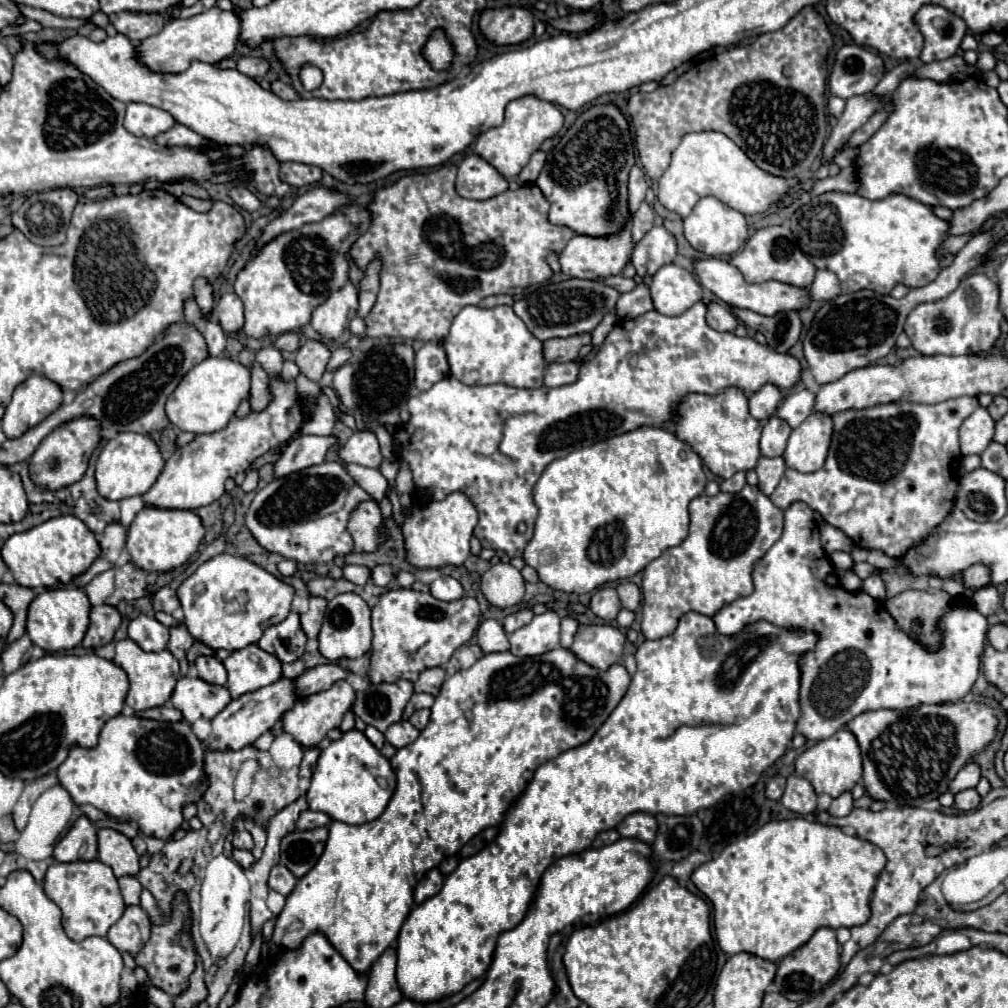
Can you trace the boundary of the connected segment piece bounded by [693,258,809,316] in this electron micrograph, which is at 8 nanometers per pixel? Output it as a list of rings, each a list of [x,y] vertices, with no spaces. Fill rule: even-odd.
[[[695,258],[693,260],[693,270],[699,280],[699,284],[707,290],[711,290],[719,300],[725,304],[737,306],[737,308],[747,308],[763,316],[773,316],[783,310],[801,310],[809,304],[809,294],[803,288],[795,288],[789,284],[781,282],[763,282],[763,284],[749,284],[743,280],[741,272],[727,260],[721,258]]]

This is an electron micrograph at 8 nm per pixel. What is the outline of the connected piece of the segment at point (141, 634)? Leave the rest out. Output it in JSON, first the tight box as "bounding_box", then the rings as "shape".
{"bounding_box":[129,614,169,650],"shape":[[[141,614],[129,624],[129,638],[137,642],[143,650],[165,650],[169,642],[169,628],[157,622],[151,614]]]}

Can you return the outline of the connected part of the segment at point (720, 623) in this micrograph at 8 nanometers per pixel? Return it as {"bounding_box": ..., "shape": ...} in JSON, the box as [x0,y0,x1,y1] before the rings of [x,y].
{"bounding_box":[713,502,989,740],"shape":[[[795,502],[785,512],[789,512],[789,520],[785,518],[781,538],[755,564],[755,592],[747,598],[739,598],[723,606],[713,616],[713,622],[717,632],[725,636],[733,636],[741,632],[747,624],[753,624],[757,620],[767,620],[785,630],[801,630],[817,636],[815,648],[799,656],[801,718],[797,722],[797,730],[807,740],[825,740],[831,738],[839,728],[845,728],[849,720],[867,710],[905,710],[919,704],[945,704],[959,702],[961,698],[965,698],[979,676],[981,652],[985,648],[985,638],[989,630],[987,618],[977,612],[969,600],[953,600],[951,608],[939,618],[937,624],[937,628],[943,632],[939,650],[923,648],[923,644],[909,638],[903,628],[895,624],[883,602],[871,598],[863,590],[847,592],[841,588],[839,576],[835,576],[835,570],[825,550],[821,548],[819,528],[813,520],[813,510],[807,504]]]}

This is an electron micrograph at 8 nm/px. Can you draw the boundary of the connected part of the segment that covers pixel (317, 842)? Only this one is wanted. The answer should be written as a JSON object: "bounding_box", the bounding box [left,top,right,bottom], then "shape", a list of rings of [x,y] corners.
{"bounding_box":[281,828,327,878],"shape":[[[327,828],[293,830],[281,840],[281,864],[287,866],[297,878],[305,876],[323,854],[327,842]]]}

